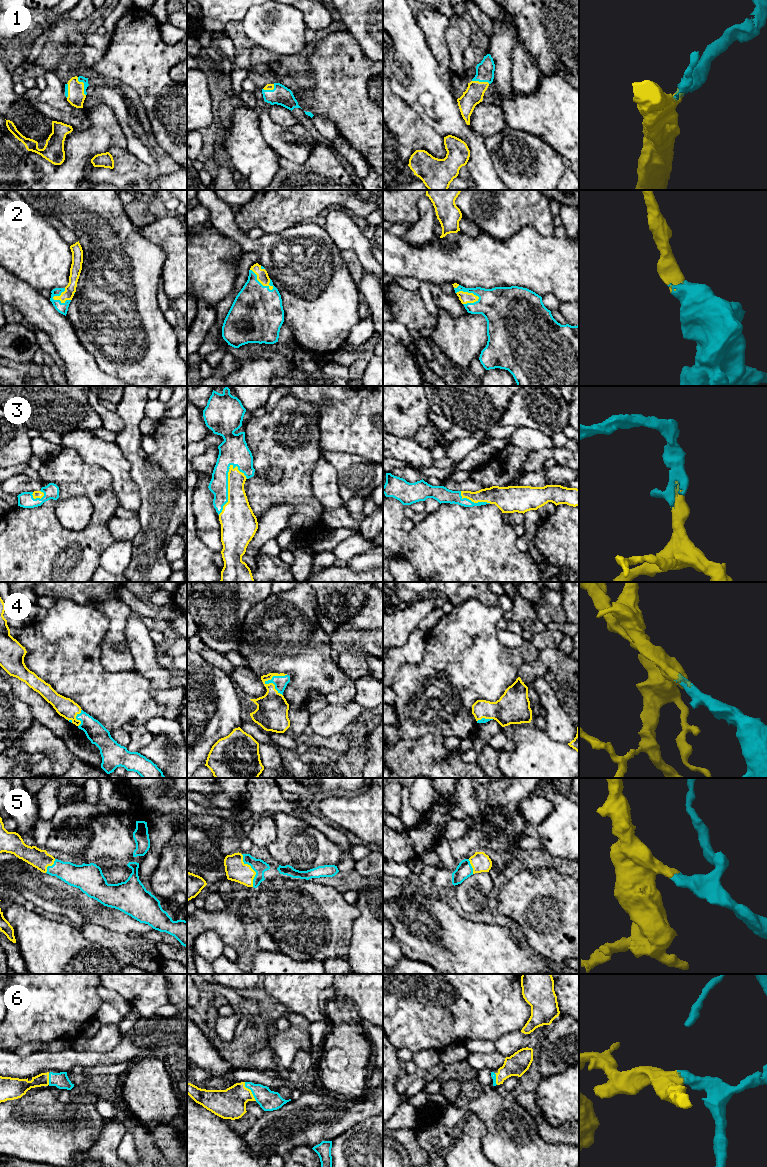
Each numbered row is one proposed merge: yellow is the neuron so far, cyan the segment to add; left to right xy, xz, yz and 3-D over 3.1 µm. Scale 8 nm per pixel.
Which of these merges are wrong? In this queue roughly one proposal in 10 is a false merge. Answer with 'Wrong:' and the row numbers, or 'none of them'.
Wrong: none of them

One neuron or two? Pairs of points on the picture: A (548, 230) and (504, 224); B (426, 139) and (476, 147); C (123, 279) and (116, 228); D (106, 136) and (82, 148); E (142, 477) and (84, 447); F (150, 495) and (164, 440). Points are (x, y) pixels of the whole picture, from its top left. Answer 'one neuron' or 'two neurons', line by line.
A: one neuron
B: two neurons
C: one neuron
D: one neuron
E: two neurons
F: two neurons

